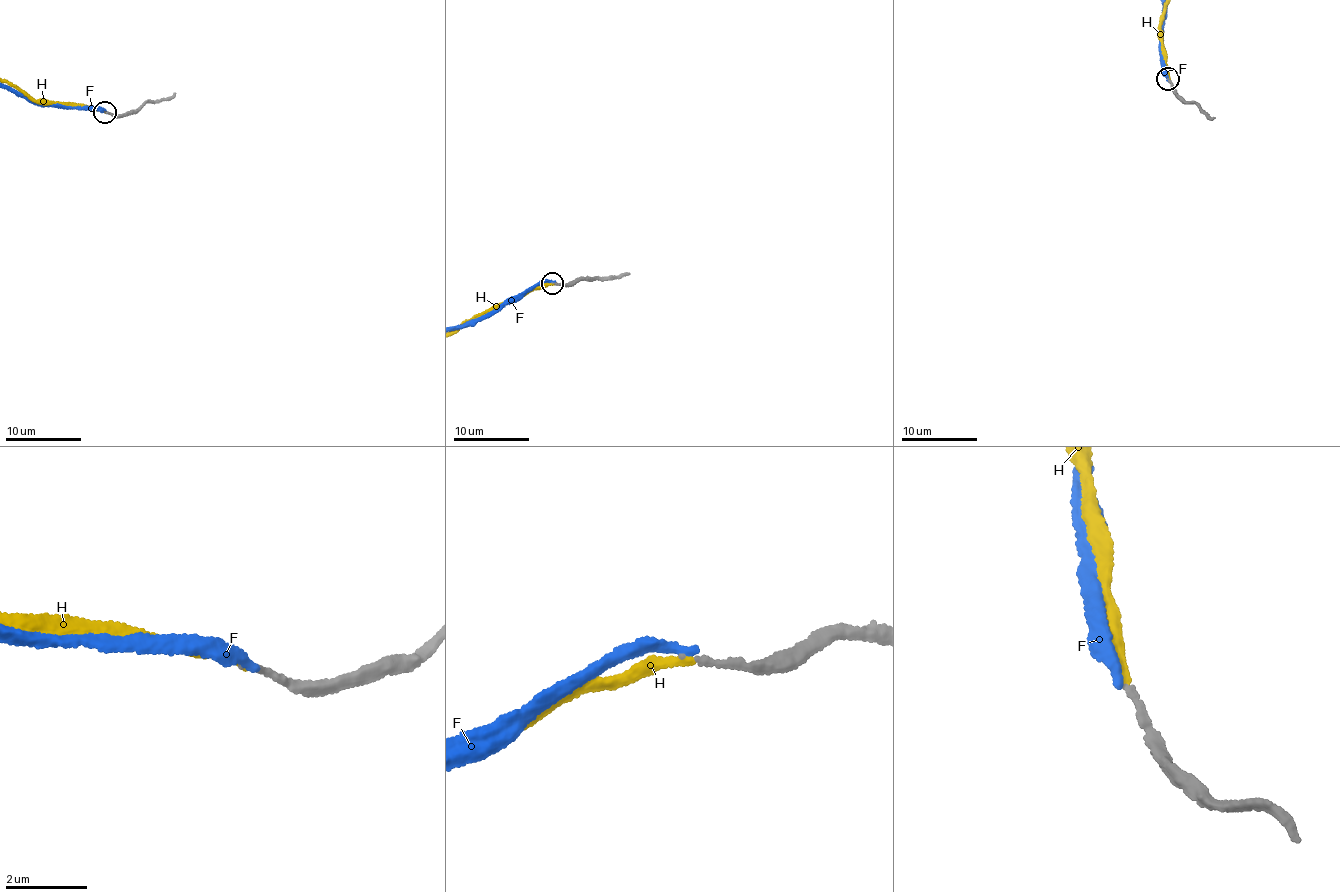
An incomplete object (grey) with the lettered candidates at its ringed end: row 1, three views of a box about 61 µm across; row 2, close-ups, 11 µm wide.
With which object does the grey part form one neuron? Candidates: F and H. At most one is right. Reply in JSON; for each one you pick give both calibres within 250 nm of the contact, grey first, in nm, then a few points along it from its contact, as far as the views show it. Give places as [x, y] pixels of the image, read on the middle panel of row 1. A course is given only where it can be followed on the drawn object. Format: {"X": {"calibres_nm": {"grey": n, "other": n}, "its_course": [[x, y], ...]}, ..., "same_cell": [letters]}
{"H": {"calibres_nm": {"grey": 150, "other": 200}}, "same_cell": ["H"]}

